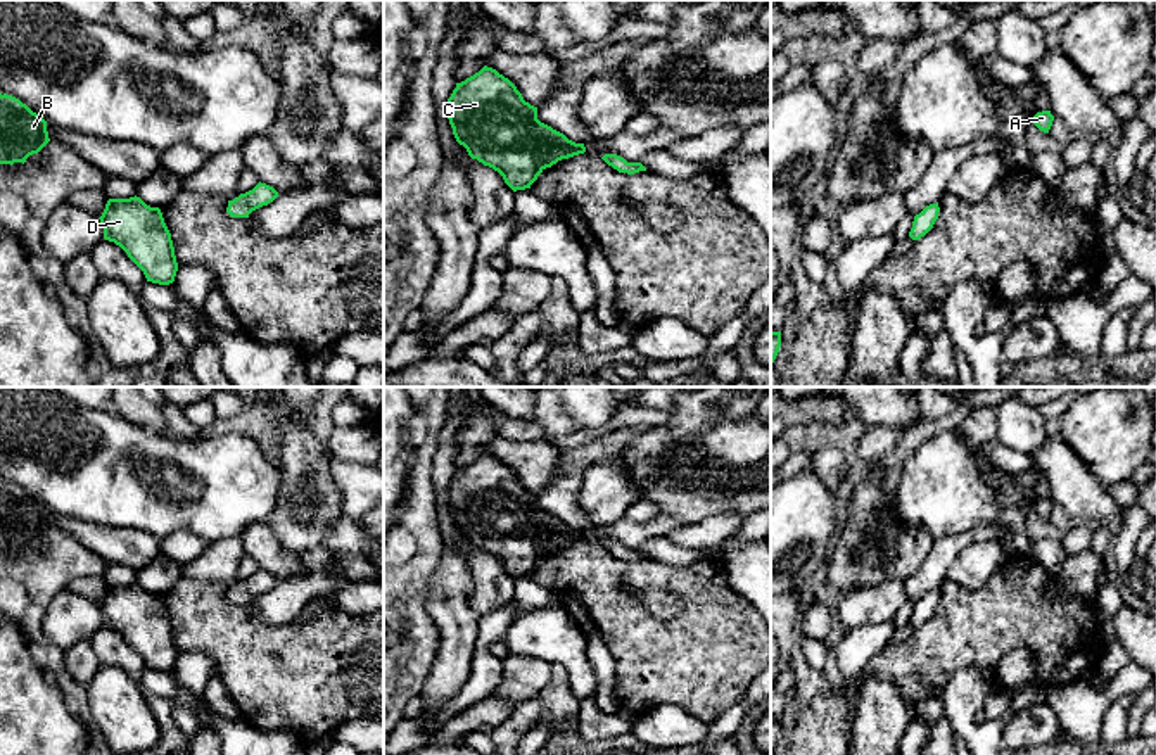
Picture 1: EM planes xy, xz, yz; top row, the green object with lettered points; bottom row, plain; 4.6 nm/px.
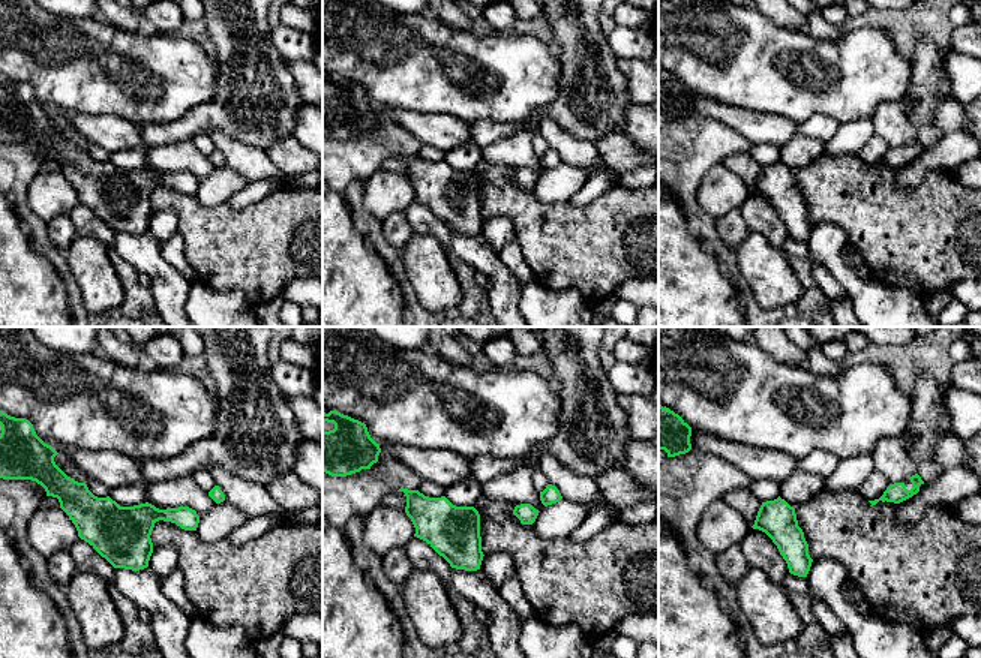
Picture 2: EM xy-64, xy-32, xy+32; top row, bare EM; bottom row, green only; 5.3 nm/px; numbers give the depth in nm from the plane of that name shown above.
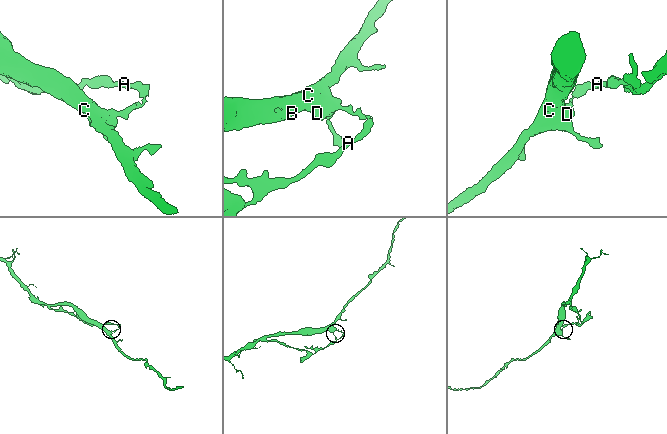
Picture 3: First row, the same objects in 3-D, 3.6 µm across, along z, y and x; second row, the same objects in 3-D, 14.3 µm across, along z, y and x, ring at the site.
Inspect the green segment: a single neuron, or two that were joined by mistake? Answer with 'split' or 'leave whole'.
leave whole

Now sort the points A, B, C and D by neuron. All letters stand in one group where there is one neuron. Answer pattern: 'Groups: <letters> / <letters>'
Groups: A B C D

